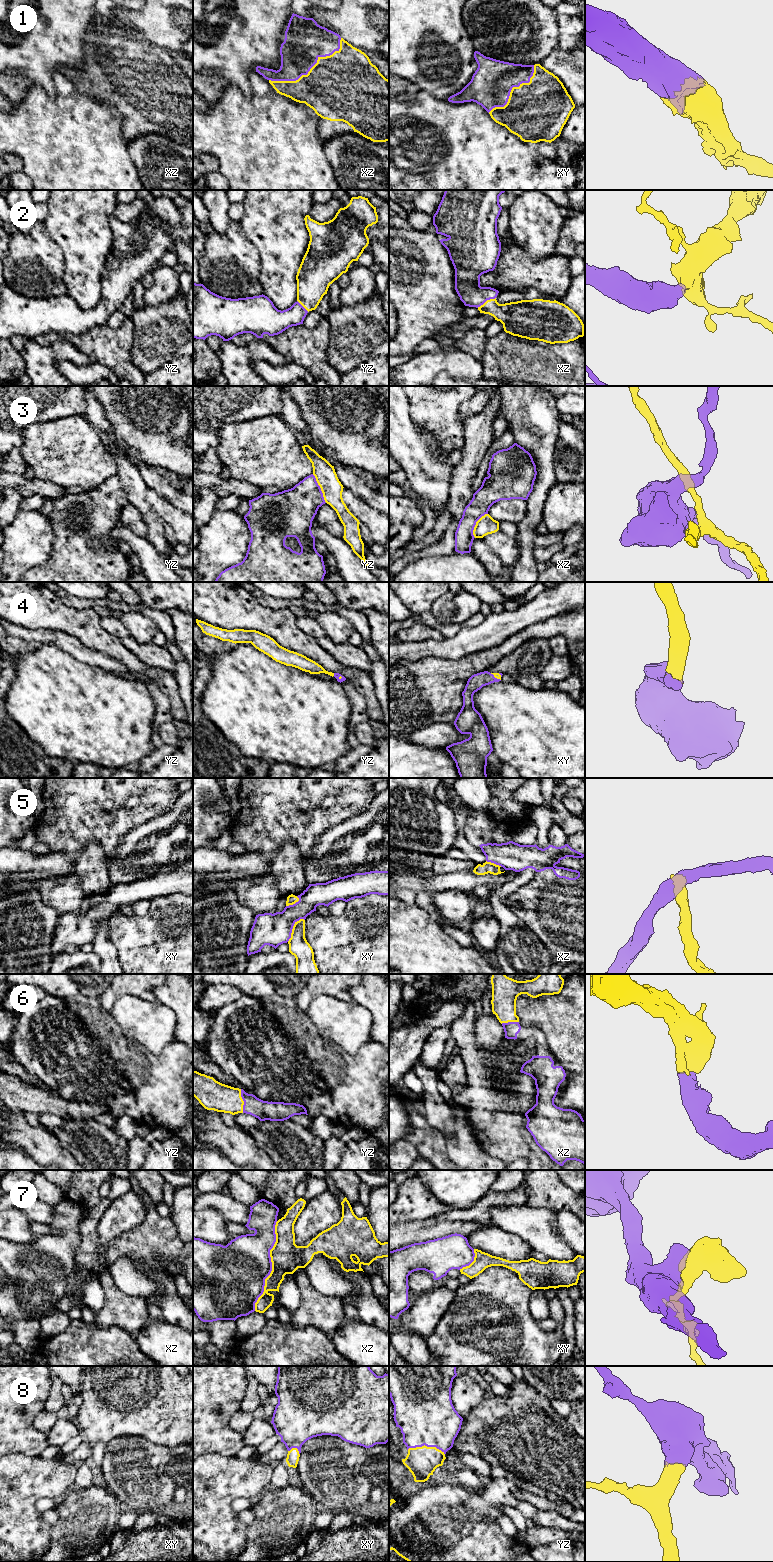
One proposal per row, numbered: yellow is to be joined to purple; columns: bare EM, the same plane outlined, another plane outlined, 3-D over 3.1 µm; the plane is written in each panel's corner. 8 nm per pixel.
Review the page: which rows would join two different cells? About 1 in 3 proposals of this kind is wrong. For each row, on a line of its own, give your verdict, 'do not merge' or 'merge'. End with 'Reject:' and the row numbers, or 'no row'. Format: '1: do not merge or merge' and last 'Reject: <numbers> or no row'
1: merge
2: merge
3: do not merge
4: merge
5: do not merge
6: merge
7: do not merge
8: merge
Reject: 3, 5, 7

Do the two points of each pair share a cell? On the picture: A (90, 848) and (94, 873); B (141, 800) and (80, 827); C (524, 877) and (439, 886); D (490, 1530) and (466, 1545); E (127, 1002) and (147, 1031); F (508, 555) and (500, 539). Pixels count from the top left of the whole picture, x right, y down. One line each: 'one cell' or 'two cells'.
A: one cell
B: one cell
C: two cells
D: one cell
E: one cell
F: one cell

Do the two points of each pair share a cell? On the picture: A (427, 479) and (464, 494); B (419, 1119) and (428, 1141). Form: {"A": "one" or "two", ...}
{"A": "two", "B": "one"}

